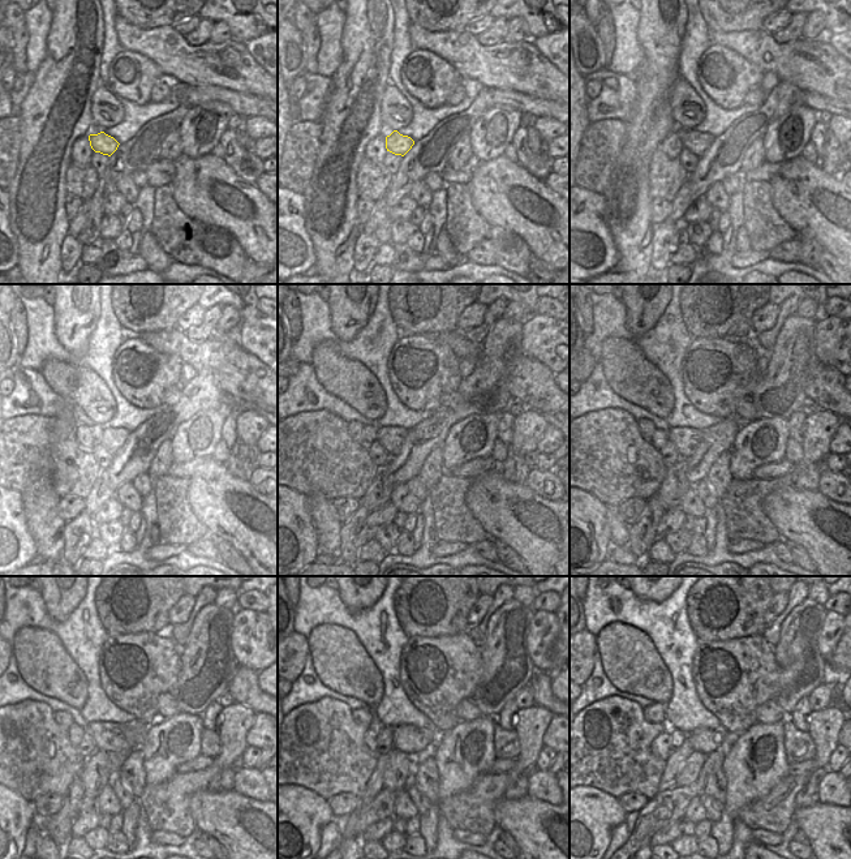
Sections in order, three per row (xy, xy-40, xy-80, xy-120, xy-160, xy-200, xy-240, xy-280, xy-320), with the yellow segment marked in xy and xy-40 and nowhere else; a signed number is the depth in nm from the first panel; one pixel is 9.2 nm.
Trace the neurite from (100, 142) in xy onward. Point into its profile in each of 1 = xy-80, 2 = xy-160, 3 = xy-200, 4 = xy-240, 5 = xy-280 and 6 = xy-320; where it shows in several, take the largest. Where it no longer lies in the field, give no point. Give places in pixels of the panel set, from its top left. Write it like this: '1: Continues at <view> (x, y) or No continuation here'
1: Continues at xy-80 (697, 144)
2: Continues at xy-160 (391, 438)
3: Continues at xy-200 (686, 439)
4: Continues at xy-240 (108, 737)
5: Continues at xy-280 (411, 739)
6: Continues at xy-320 (705, 741)

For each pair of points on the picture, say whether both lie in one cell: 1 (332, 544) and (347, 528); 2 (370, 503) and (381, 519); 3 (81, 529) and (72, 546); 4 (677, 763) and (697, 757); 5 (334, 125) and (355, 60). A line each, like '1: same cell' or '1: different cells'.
1: different cells
2: different cells
3: same cell
4: different cells
5: same cell

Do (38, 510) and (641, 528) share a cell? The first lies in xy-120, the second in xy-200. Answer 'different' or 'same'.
different

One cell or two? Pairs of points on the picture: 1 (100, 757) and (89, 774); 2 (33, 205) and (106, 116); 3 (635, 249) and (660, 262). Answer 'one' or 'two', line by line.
1: one
2: two
3: two

